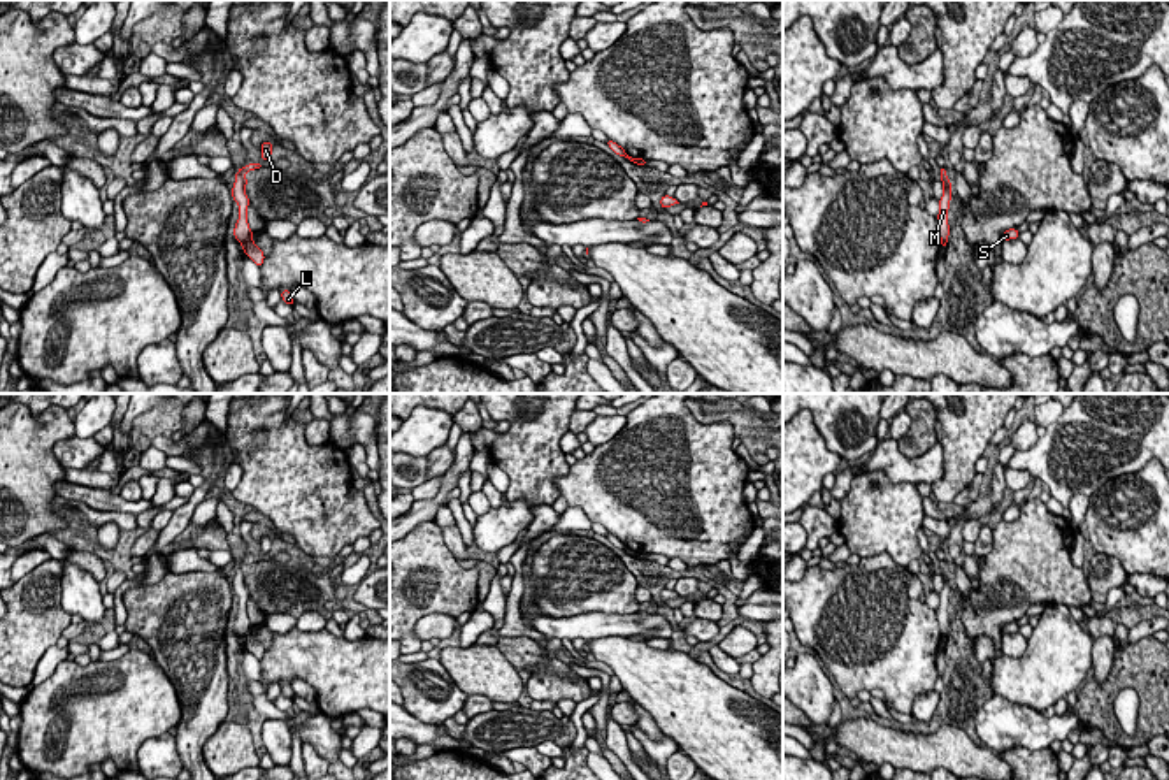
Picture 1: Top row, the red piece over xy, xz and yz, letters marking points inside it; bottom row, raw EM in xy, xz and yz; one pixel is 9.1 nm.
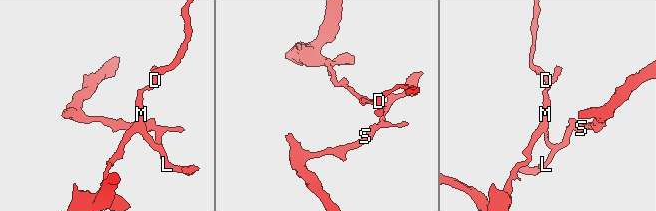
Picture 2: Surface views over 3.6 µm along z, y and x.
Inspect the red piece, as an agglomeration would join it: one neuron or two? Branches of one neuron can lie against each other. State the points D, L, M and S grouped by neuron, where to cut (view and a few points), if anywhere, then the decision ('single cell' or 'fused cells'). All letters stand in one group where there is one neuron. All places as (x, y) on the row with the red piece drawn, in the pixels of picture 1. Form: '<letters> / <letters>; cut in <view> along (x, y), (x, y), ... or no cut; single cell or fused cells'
D M / L S; cut in xy along (251, 236), (241, 243); fused cells

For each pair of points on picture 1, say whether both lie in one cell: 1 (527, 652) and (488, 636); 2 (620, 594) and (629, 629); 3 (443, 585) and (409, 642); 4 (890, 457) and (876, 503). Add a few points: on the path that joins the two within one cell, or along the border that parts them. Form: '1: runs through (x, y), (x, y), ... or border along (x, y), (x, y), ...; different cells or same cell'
1: runs through (518, 650), (497, 640); same cell
2: border along (636, 612), (583, 613); different cells
3: runs through (430, 599), (408, 622), (408, 628); same cell
4: border along (855, 475), (882, 469), (892, 482), (915, 485); different cells

